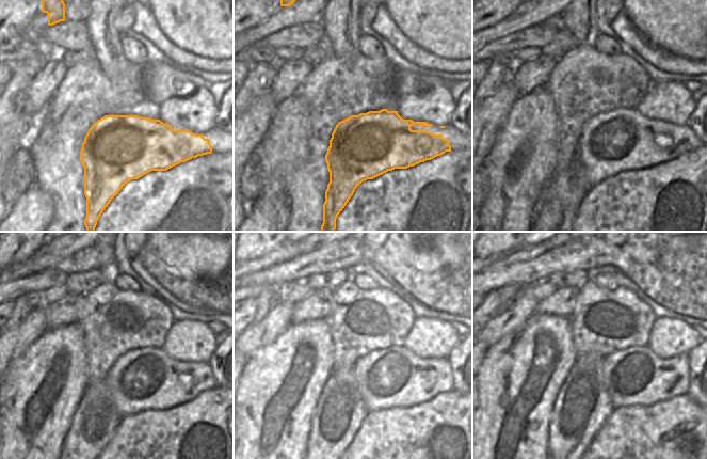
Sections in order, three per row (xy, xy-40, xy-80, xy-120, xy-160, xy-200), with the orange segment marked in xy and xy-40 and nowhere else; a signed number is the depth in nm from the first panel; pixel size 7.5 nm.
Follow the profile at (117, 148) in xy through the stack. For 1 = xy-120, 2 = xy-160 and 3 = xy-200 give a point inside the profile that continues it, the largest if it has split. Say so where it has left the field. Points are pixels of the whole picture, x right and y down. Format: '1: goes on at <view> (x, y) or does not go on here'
1: goes on at xy-120 (142, 379)
2: goes on at xy-160 (387, 378)
3: goes on at xy-200 (630, 378)

